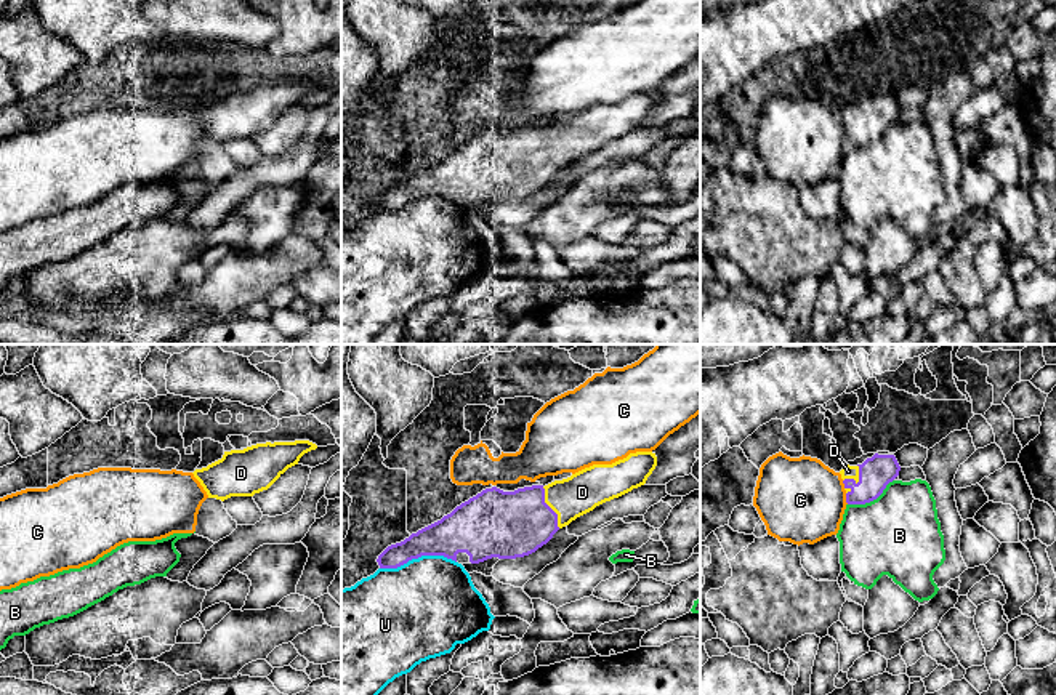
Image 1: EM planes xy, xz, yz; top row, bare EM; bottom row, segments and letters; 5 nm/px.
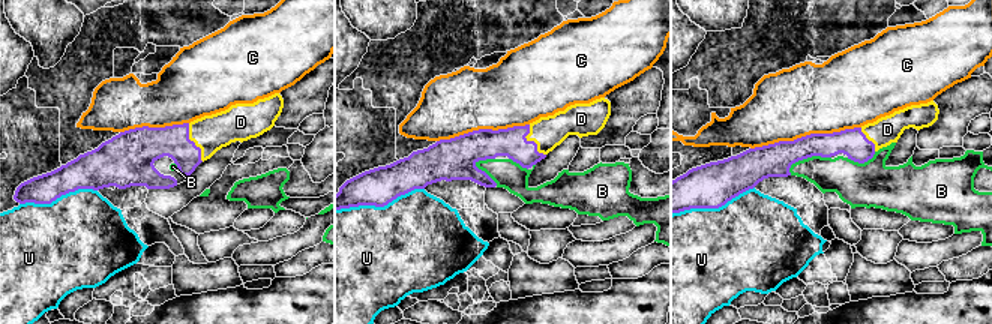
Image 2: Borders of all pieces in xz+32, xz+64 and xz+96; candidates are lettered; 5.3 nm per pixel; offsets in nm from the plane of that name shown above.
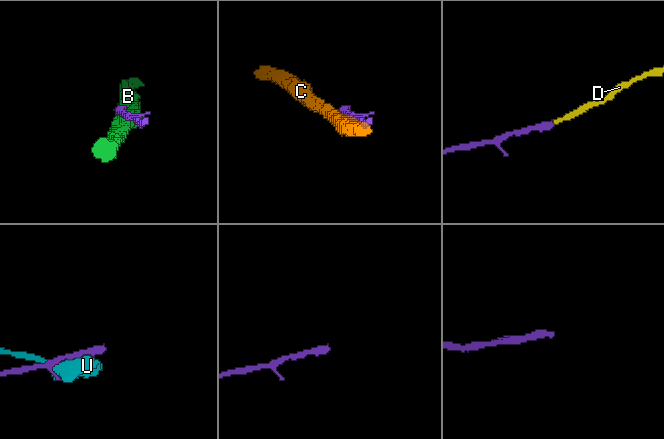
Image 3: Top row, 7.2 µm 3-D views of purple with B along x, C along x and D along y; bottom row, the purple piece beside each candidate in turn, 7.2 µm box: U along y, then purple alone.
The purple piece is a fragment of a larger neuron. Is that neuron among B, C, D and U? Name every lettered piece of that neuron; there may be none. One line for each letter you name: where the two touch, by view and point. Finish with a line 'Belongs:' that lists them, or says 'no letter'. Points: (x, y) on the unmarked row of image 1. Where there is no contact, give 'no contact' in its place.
D: contact xz (550, 149)
Belongs: D

